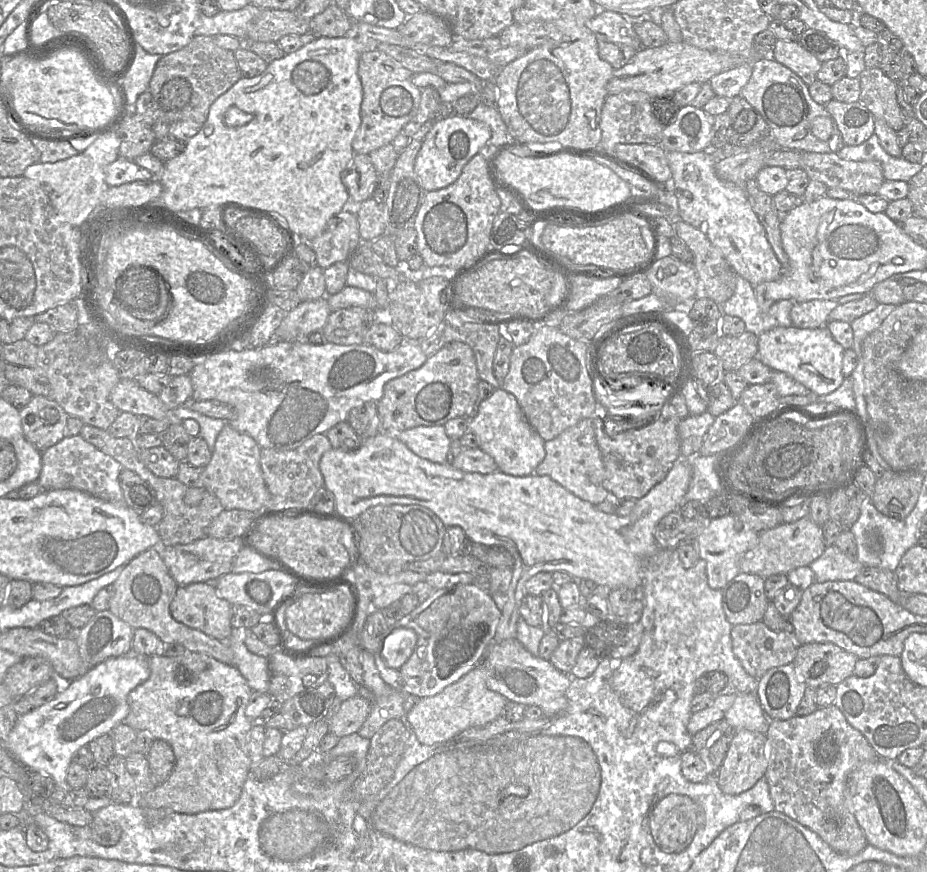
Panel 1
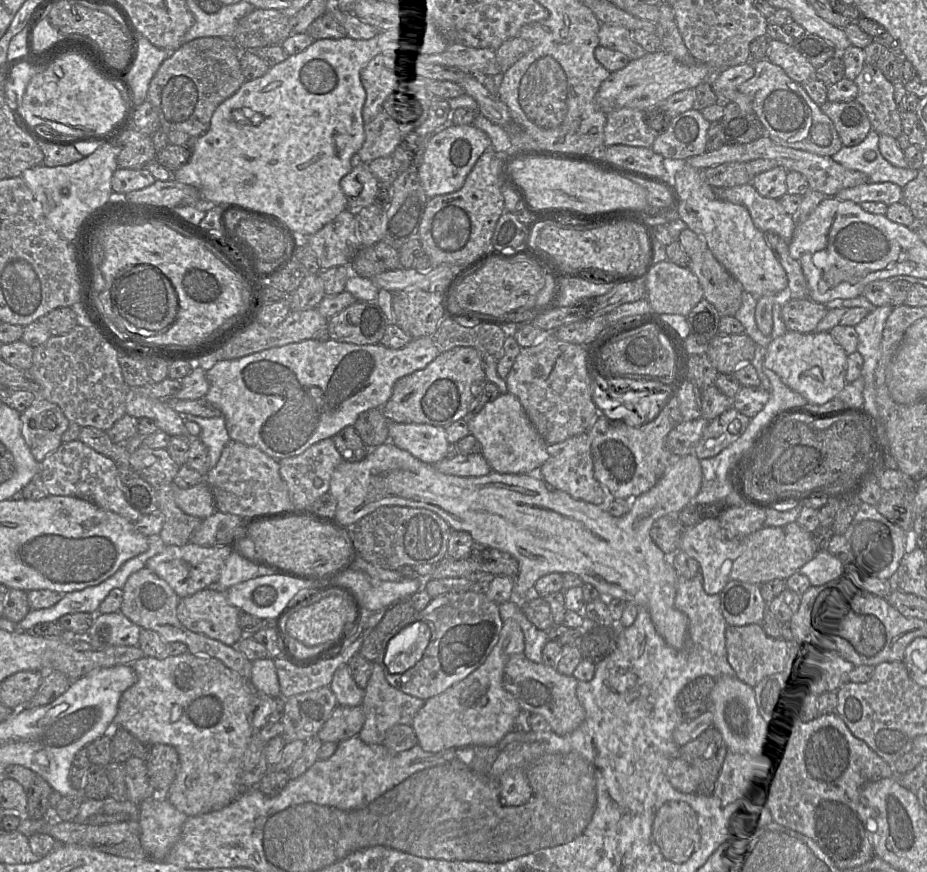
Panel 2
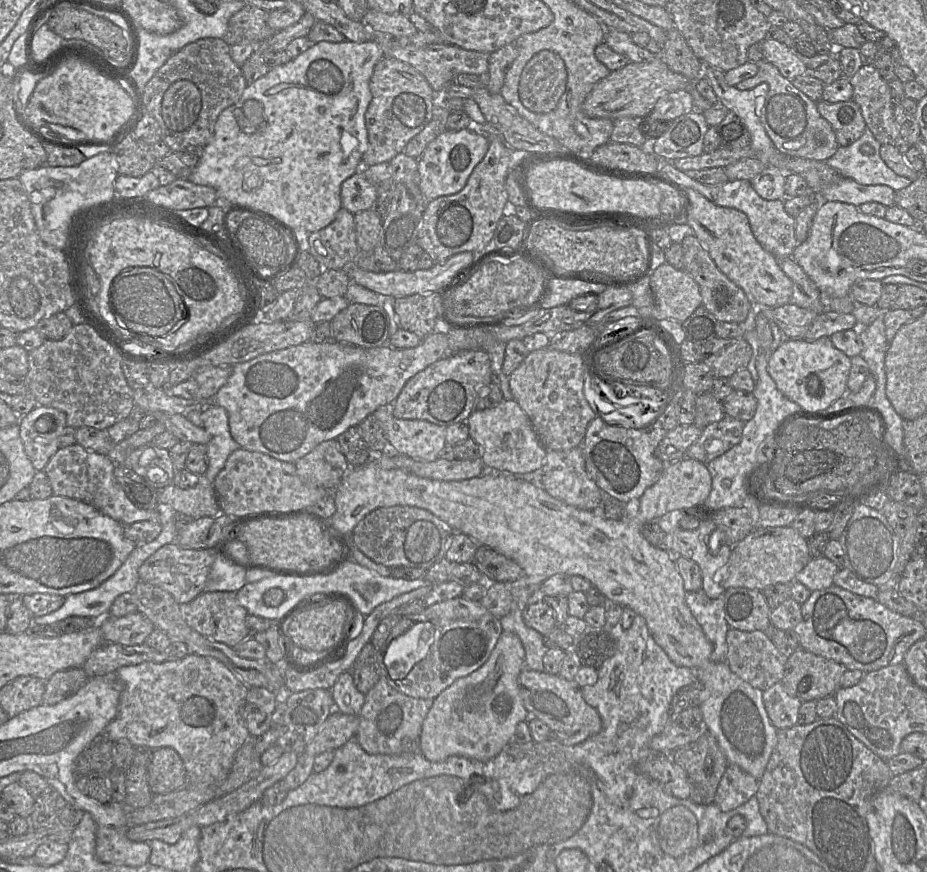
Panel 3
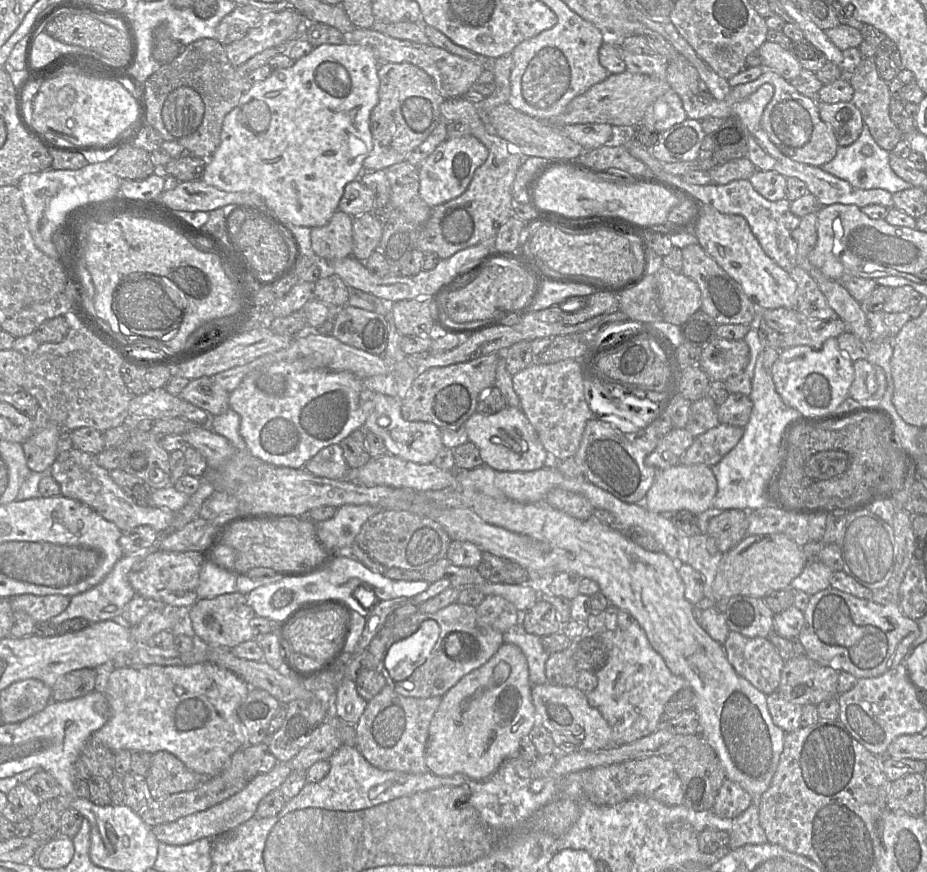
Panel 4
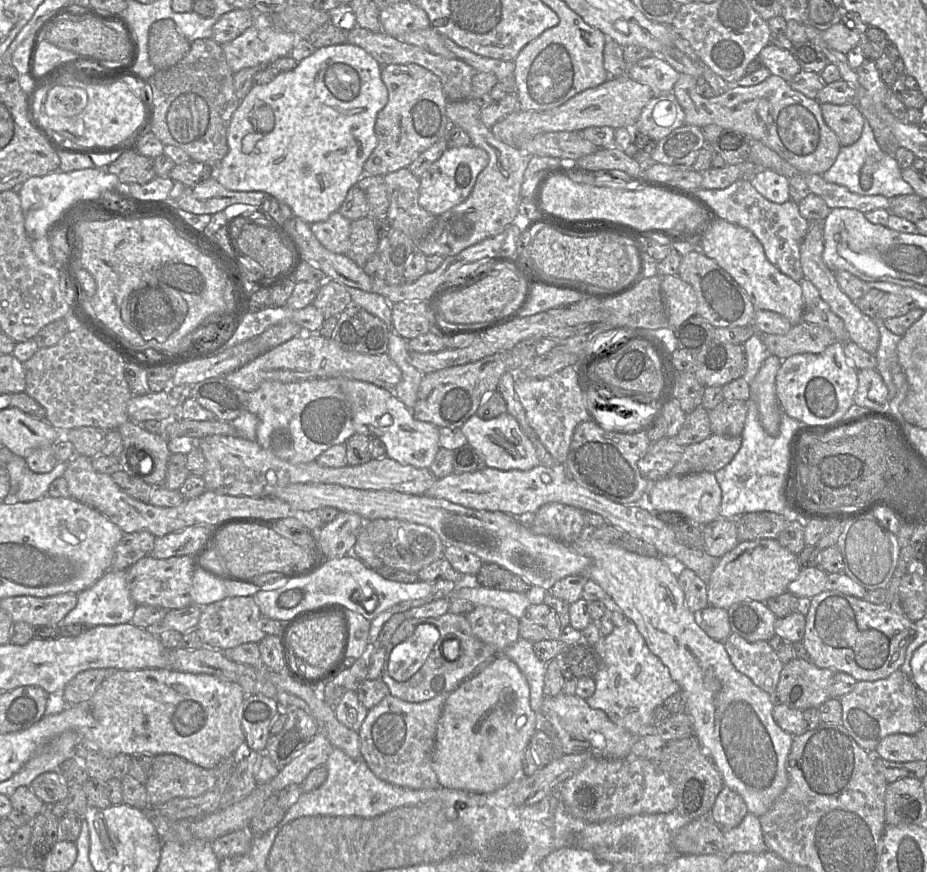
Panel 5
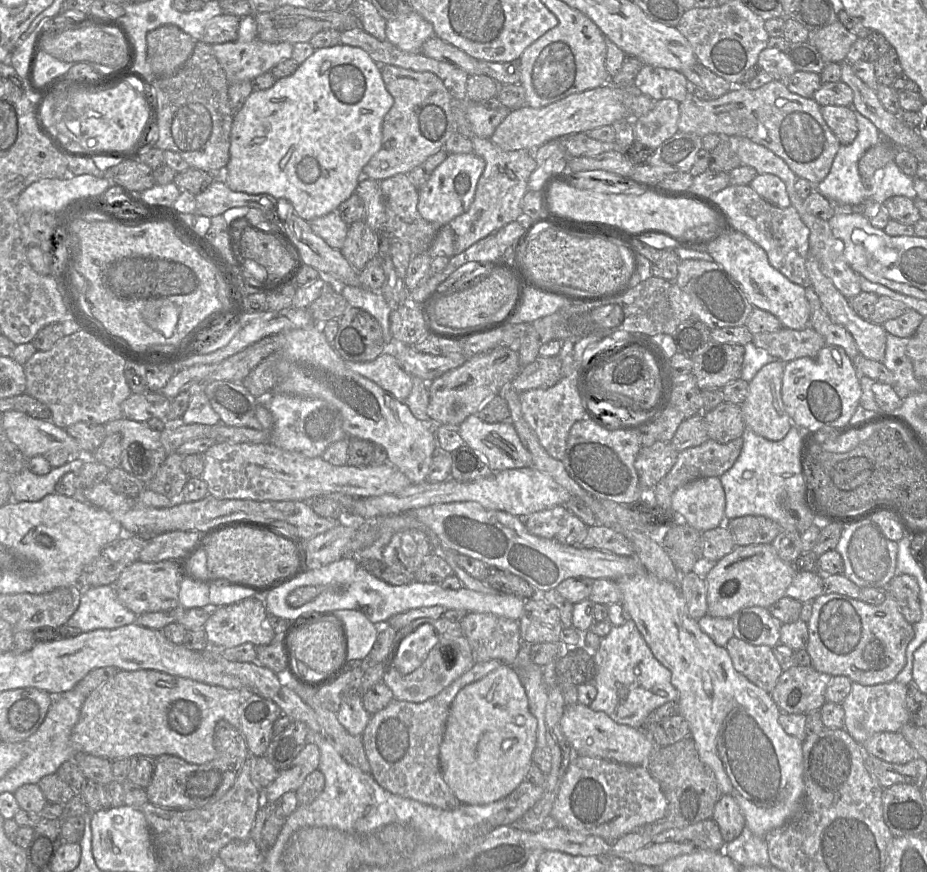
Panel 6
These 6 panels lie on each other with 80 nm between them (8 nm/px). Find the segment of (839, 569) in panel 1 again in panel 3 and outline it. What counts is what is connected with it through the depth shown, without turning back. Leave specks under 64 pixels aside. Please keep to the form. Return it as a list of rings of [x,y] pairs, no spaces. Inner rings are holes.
[[[825,556],[811,558],[797,573],[795,580],[805,585],[811,592],[833,585],[833,578],[839,567]]]

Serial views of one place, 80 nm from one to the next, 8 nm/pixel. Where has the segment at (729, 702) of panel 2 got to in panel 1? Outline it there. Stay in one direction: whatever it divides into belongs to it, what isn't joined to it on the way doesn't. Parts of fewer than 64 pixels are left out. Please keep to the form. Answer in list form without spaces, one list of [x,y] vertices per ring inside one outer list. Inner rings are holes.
[[[738,692],[724,719],[734,731],[750,730],[766,734],[770,719],[766,716],[756,694]]]

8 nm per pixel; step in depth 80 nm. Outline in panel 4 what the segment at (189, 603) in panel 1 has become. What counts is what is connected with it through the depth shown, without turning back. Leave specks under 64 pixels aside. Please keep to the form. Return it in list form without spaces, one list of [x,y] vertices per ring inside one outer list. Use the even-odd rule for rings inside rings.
[[[239,592],[220,595],[213,599],[198,599],[189,608],[192,629],[199,642],[227,649],[255,639],[256,634],[250,625],[255,616],[254,610],[247,603],[246,596]]]

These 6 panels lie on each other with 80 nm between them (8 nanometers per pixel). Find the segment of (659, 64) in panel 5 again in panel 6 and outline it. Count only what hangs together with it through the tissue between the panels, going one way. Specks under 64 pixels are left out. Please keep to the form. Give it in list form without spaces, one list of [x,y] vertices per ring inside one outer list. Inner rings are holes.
[[[643,65],[635,78],[635,87],[654,101],[674,99],[685,100],[691,85],[686,77],[676,70]]]

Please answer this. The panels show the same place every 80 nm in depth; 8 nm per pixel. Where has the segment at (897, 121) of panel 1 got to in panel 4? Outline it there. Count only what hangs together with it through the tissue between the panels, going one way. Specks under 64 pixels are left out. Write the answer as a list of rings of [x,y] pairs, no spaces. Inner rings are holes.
[[[862,60],[856,70],[846,77],[854,91],[852,103],[860,110],[863,121],[868,126],[872,137],[880,147],[892,152],[903,138],[903,134],[891,119],[889,83],[880,77],[874,60]]]

